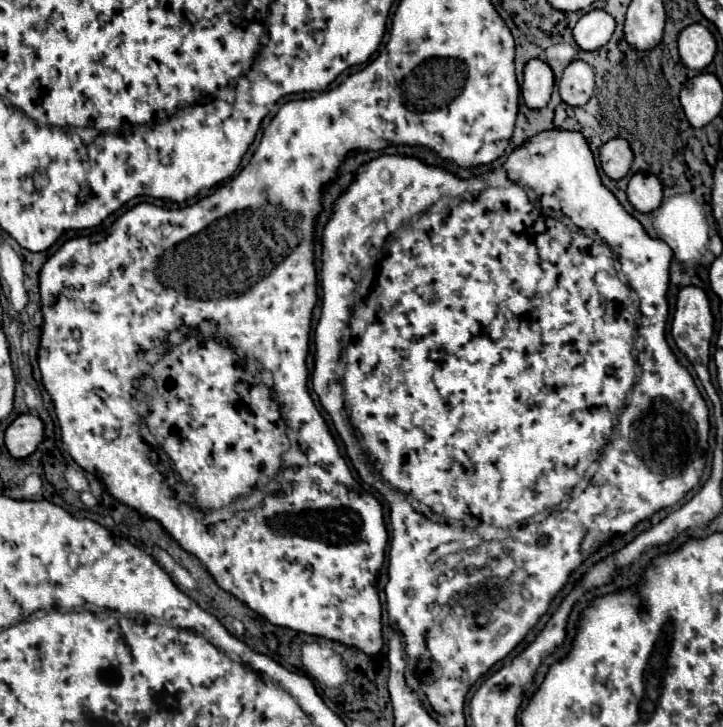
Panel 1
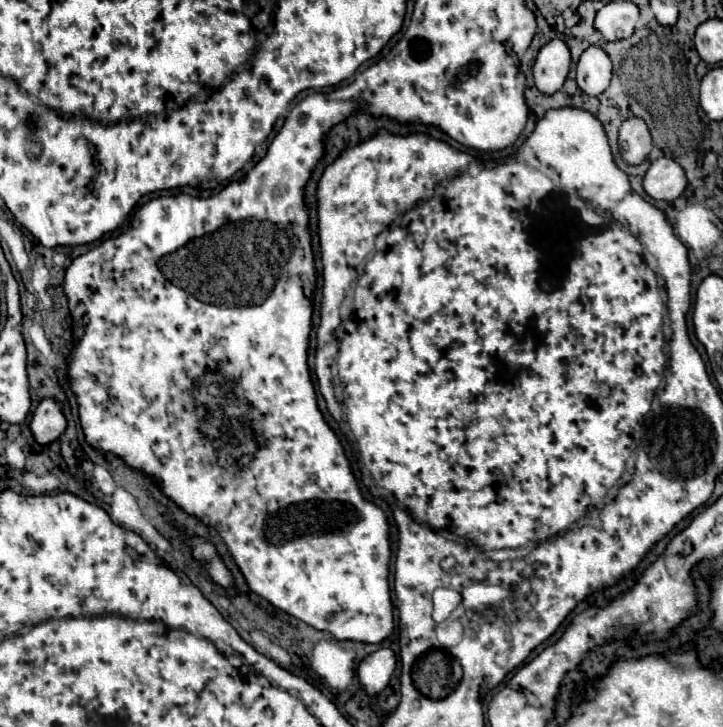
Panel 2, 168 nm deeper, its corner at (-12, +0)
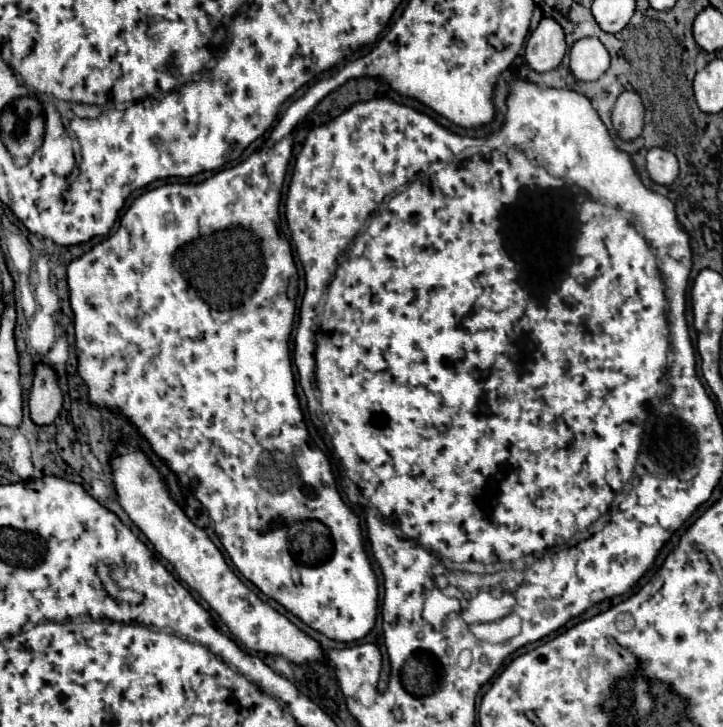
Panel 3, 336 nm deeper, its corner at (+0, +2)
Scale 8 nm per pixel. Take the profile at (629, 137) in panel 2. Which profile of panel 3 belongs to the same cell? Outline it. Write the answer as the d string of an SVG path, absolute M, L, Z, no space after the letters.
M622 92L612 110L612 124L622 140L634 140L642 134L644 106L636 92Z

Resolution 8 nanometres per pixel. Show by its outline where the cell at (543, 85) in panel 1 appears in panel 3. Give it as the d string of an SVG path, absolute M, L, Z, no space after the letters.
M544 18L526 42L526 64L534 72L550 72L562 62L564 54L566 42L562 26L552 18Z

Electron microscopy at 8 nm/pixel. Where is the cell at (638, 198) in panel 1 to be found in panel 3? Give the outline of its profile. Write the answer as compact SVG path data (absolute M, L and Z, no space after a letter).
M652 148L646 154L646 170L652 178L652 182L670 186L678 176L678 160L672 152L662 148Z

